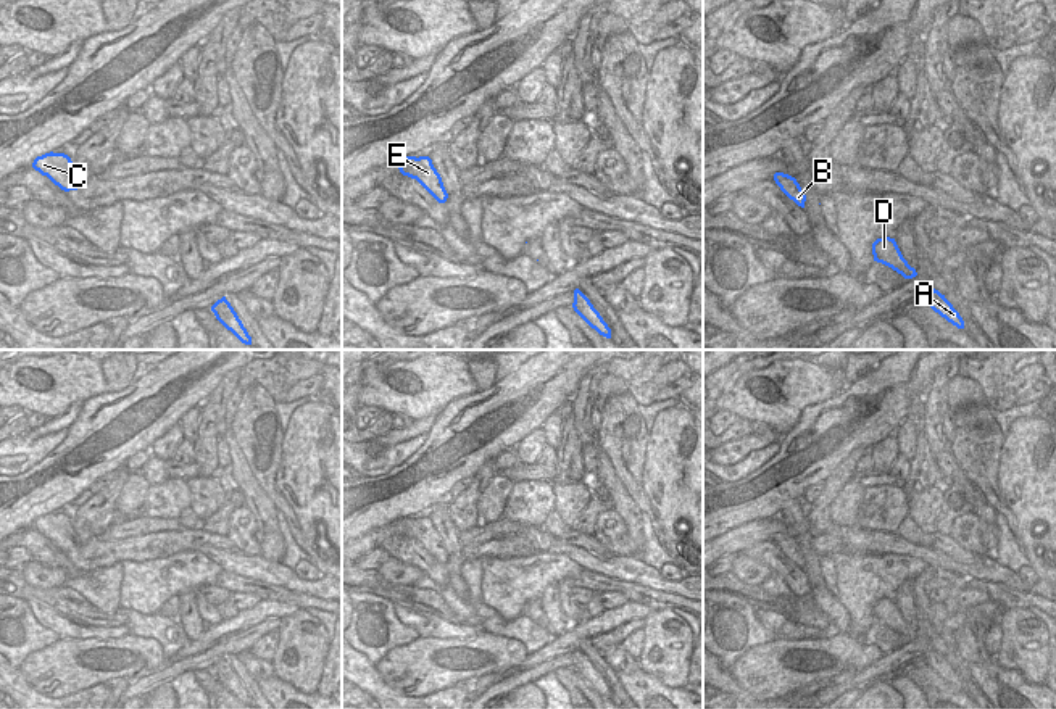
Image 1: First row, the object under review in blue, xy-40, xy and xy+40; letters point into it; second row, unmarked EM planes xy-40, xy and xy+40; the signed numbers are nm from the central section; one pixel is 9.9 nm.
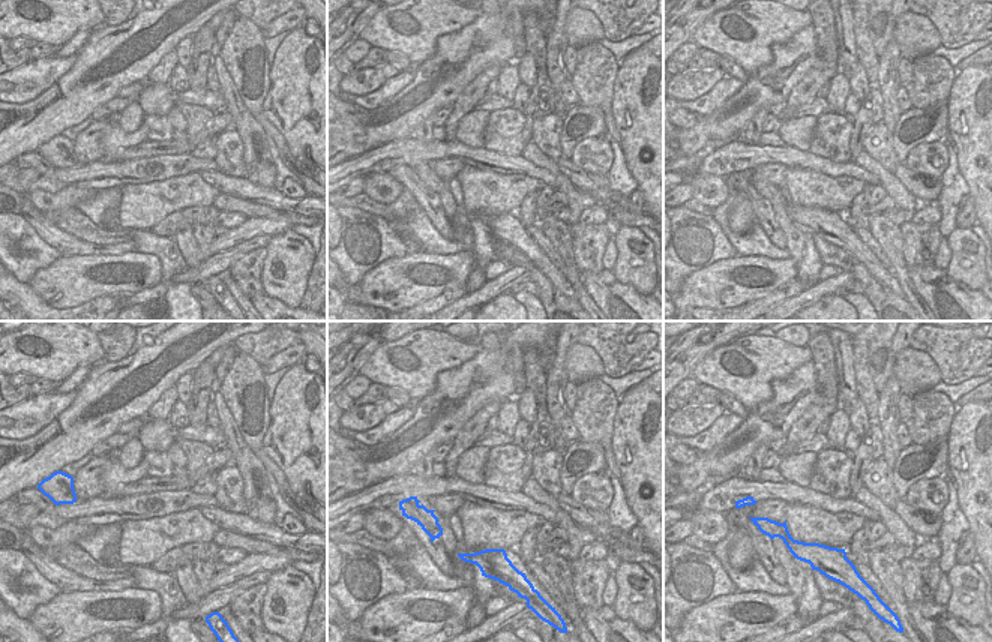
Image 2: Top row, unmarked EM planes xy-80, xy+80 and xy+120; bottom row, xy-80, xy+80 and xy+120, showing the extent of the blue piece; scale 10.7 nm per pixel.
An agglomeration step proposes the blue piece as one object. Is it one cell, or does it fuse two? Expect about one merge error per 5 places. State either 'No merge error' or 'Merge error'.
No merge error.

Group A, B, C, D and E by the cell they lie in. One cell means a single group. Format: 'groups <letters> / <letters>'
groups A B C D E

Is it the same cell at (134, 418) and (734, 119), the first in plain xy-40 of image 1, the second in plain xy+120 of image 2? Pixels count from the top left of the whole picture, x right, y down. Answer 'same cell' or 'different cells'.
same cell

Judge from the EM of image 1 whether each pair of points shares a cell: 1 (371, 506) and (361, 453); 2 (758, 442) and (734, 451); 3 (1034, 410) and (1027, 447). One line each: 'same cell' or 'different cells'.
1: different cells
2: same cell
3: different cells

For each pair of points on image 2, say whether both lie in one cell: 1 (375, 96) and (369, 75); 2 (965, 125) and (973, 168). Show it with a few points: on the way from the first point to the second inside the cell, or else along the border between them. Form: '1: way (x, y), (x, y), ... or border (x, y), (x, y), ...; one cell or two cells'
1: border (392, 72), (357, 95), (342, 96); two cells
2: way (973, 135), (973, 158); one cell

